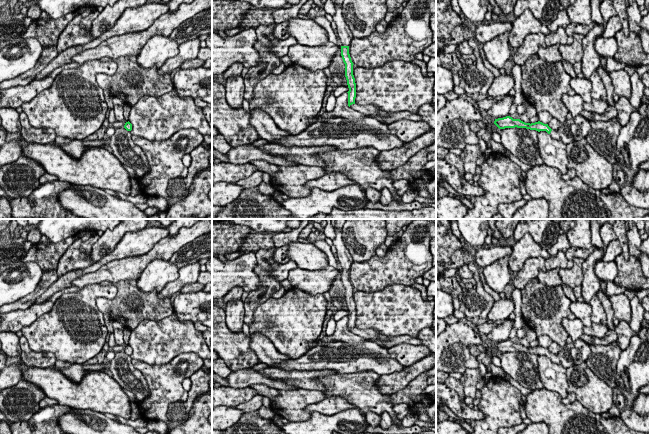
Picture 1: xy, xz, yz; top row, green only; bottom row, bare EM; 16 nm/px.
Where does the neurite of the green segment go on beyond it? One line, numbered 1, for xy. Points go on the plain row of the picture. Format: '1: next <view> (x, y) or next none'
1: next none

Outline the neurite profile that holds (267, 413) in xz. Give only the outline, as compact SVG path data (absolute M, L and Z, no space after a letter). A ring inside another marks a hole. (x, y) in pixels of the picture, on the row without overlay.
M261 406L261 408L257 411L259 415L264 419L272 420L276 416L276 413L271 408L267 408L265 406Z

